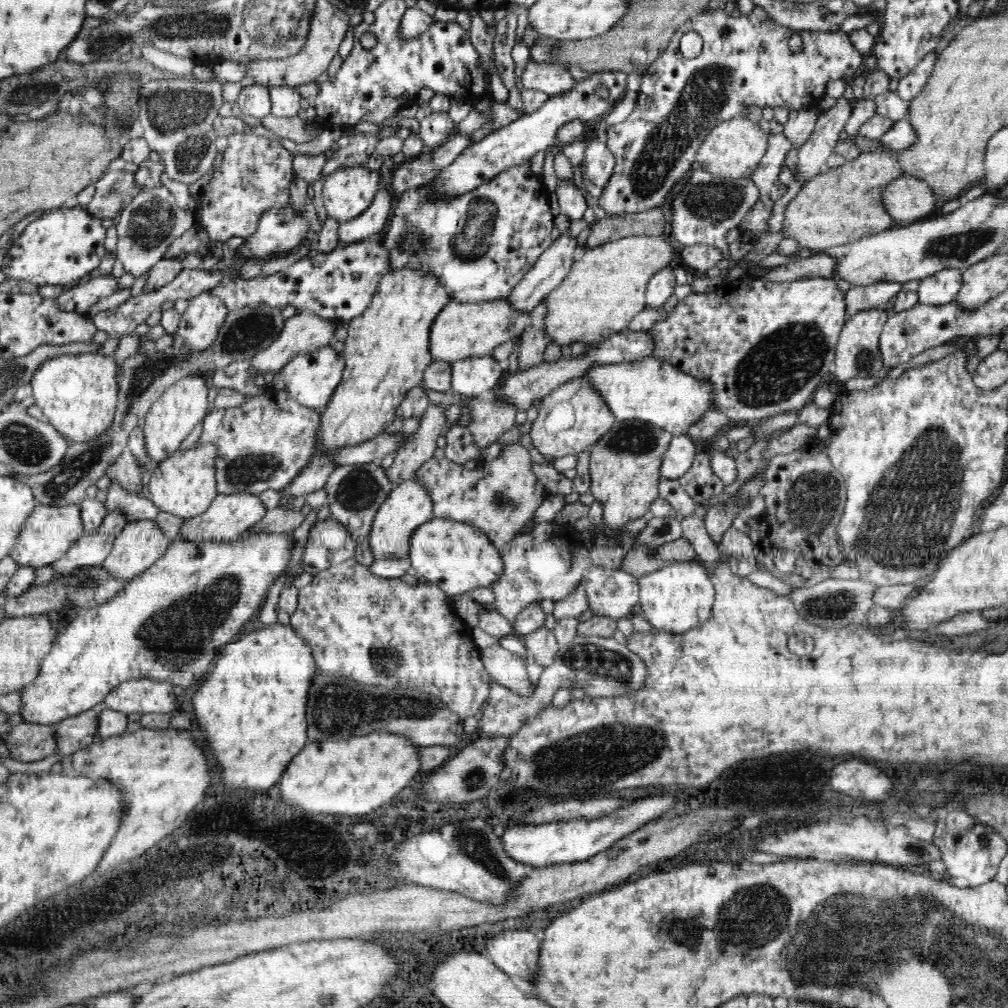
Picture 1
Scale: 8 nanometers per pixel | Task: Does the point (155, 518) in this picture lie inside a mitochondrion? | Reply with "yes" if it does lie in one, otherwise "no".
no

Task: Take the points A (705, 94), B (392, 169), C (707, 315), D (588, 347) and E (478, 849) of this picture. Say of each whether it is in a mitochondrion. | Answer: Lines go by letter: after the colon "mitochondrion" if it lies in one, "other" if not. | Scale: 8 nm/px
A: mitochondrion
B: other
C: other
D: other
E: mitochondrion

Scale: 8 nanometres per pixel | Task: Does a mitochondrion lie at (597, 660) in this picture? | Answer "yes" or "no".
yes

